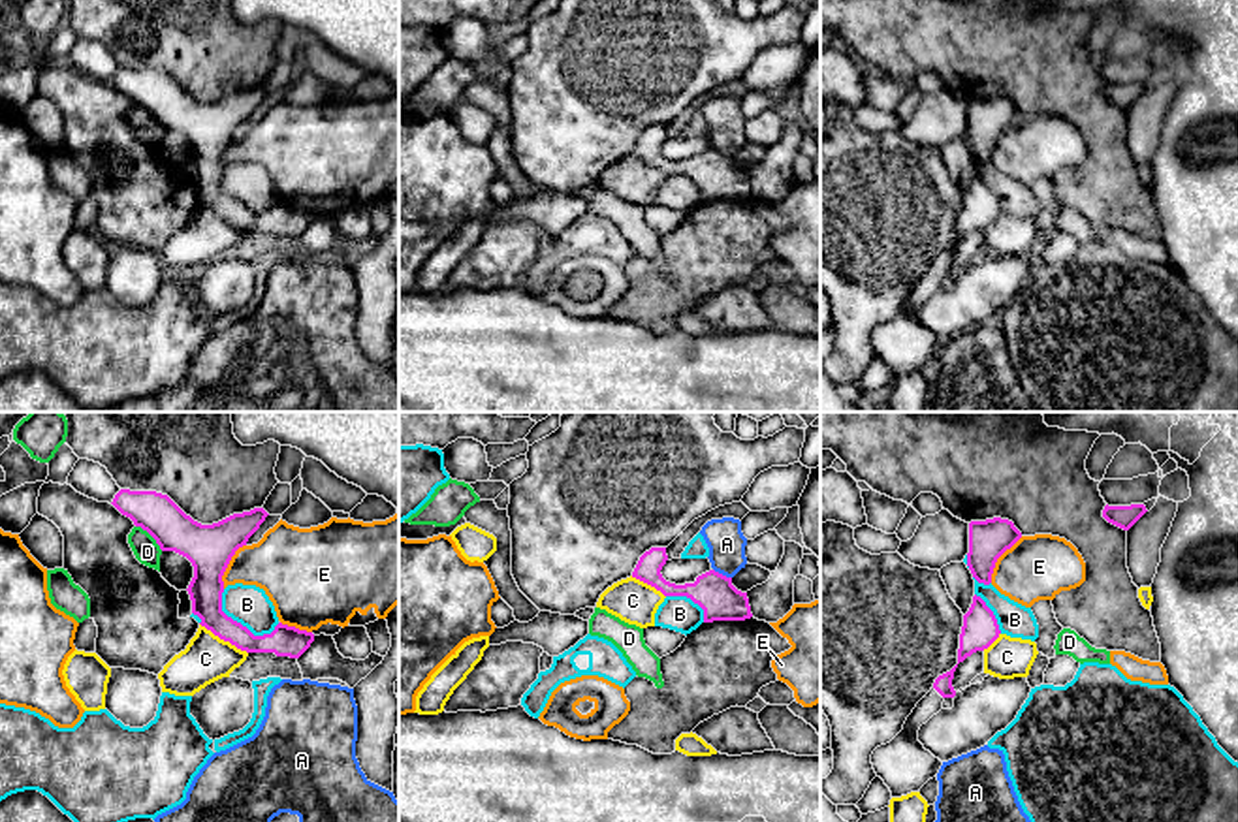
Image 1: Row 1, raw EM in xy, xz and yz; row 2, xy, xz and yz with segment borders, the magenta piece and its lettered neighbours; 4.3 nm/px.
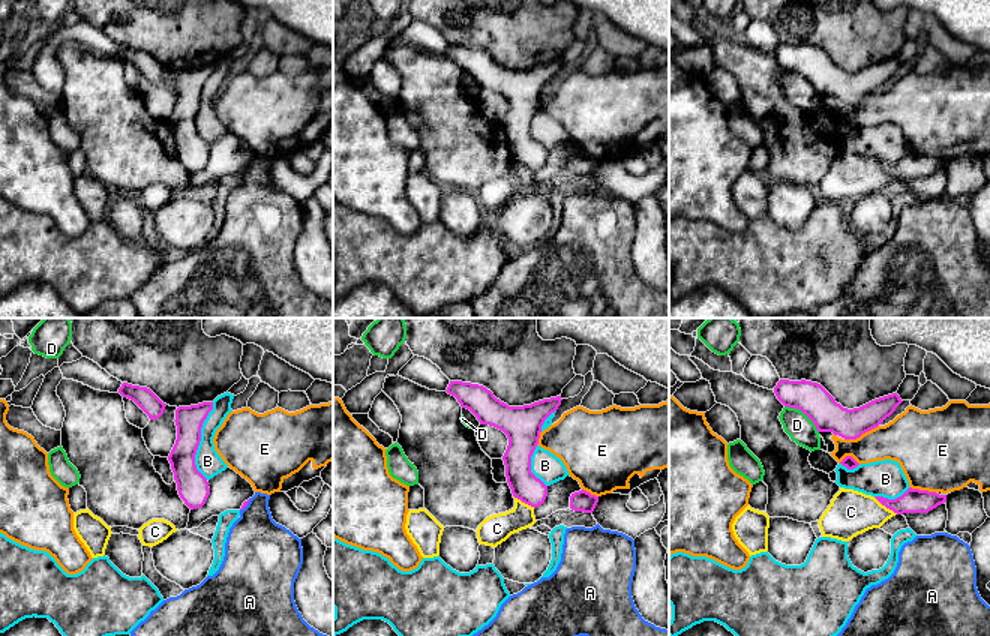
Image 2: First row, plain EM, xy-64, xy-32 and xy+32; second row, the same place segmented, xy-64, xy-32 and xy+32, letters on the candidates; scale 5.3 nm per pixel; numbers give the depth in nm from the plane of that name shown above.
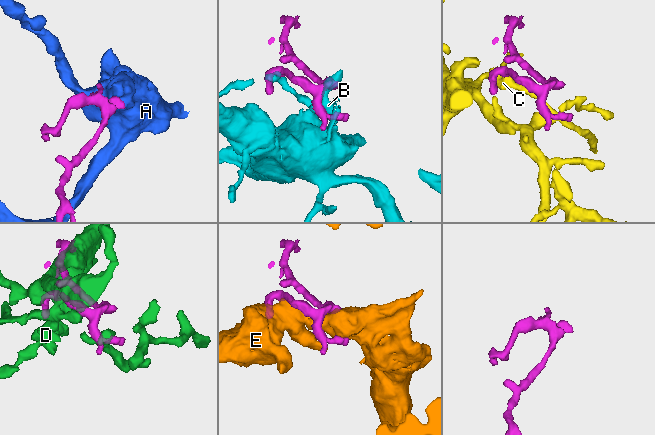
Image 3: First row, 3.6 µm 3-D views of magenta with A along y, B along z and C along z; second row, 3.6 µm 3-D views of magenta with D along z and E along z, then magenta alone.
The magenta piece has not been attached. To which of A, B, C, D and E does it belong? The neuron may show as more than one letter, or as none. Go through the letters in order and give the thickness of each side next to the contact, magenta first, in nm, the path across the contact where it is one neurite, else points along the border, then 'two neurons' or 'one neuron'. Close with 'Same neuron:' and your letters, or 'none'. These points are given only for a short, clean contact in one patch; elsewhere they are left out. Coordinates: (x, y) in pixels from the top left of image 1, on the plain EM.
A: 170 nm thick on the magenta side, 160 nm on the other; border along xz (714, 147), (730, 157); two neurons
B: 150 nm thick on the magenta side, 170 nm on the other; two neurons
C: 150 nm thick on the magenta side, 200 nm on the other; border along xy (200, 202), (247, 232); two neurons
D: 190 nm thick on the magenta side, 110 nm on the other; two neurons
E: 170 nm thick on the magenta side, 280 nm on the other; two neurons
Same neuron: none

